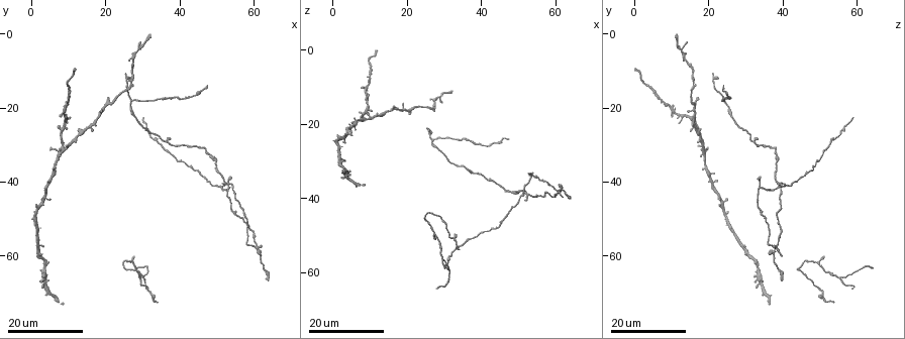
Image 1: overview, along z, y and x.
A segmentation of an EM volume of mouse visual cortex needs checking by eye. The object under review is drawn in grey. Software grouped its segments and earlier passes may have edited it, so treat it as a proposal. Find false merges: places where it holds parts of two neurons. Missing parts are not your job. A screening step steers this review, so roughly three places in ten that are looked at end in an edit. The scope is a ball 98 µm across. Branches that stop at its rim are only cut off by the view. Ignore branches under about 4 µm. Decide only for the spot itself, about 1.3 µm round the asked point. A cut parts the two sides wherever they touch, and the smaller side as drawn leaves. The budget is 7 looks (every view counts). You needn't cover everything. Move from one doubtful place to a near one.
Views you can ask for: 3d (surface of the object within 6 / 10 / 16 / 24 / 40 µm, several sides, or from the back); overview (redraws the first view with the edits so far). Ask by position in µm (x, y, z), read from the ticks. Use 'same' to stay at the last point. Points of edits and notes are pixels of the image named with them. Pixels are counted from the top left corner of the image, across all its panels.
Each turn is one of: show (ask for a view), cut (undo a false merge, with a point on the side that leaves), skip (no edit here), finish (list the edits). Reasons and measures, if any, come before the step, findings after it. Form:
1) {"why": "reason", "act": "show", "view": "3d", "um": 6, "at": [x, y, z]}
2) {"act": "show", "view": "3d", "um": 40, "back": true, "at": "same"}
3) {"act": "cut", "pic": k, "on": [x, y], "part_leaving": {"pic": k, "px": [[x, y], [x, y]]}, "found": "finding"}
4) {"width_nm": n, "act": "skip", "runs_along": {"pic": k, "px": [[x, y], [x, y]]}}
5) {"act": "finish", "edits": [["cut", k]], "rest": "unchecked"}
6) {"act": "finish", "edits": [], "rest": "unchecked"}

{"why": "small branch off a trunk", "act": "show", "view": "3d", "um": 16, "at": [27.5, 62.0, 48.5]}

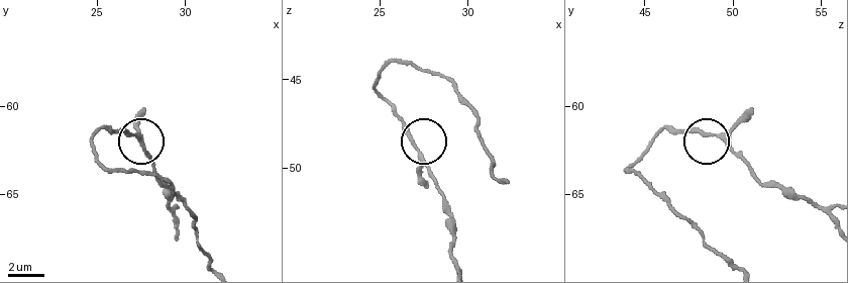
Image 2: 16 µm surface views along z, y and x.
{"act": "show", "view": "3d", "um": 6, "at": [27.1, 61.7, 48.9]}

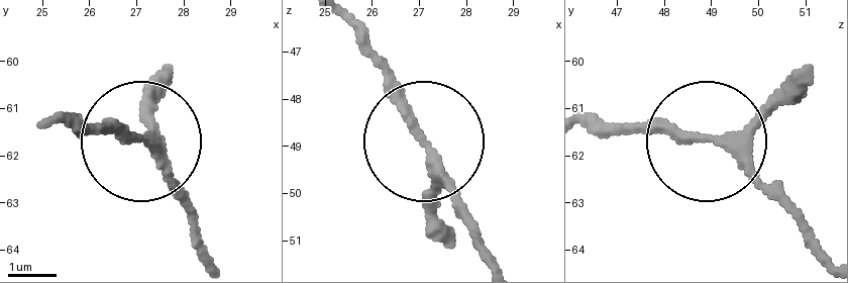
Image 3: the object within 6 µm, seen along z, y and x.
{"width_nm": 190, "act": "skip", "found": "continuous, no second neuron"}

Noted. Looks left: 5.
{"act": "show", "view": "3d", "um": 16, "at": [60.0, 57.0, 37.5]}

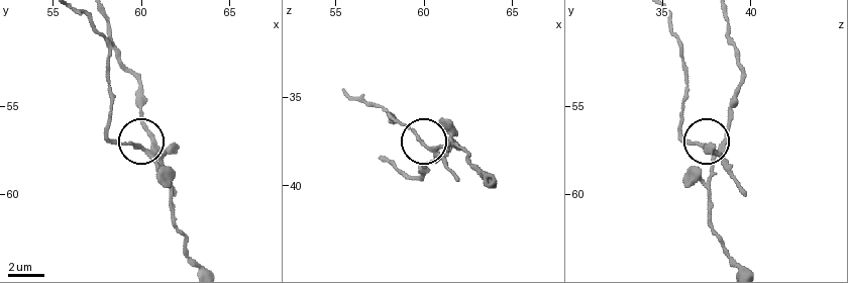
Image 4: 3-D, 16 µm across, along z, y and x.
{"act": "show", "view": "3d", "um": 6, "at": [59.9, 57.5, 37.7]}

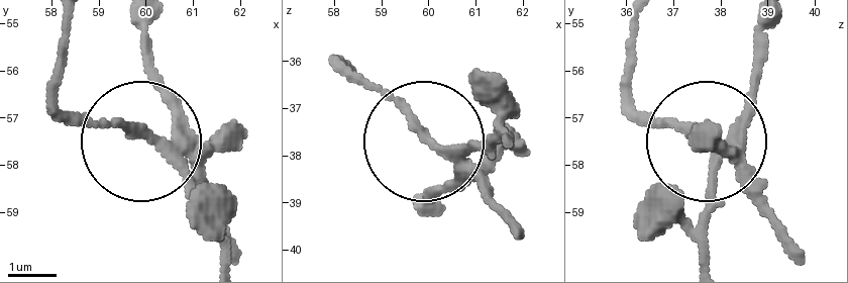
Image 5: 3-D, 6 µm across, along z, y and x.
{"act": "cut", "pic": 5, "on": [487, 195], "part_leaving": {"pic": 5, "px": [[184, 142], [147, 25]]}, "found": "two neurons meet here"}

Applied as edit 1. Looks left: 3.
{"why": "a fork", "act": "show", "view": "3d", "um": 24, "at": [29.5, 65.5, 55.5]}

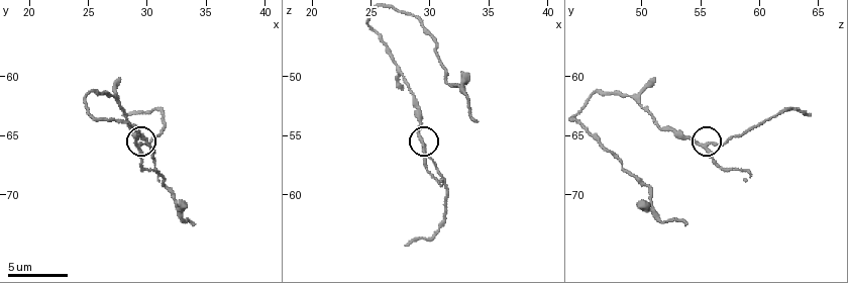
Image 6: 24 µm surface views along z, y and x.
{"act": "show", "view": "3d", "um": 10, "at": [29.2, 66.0, 55.4]}

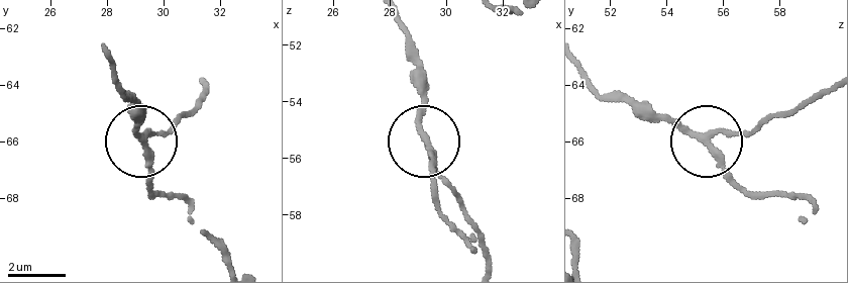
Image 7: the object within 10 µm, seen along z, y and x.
{"side_arm_um": 6, "act": "skip", "found": "continuous, no second neuron"}

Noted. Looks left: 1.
{"act": "finish", "edits": [["cut", 5]], "rest": "unchecked"}

